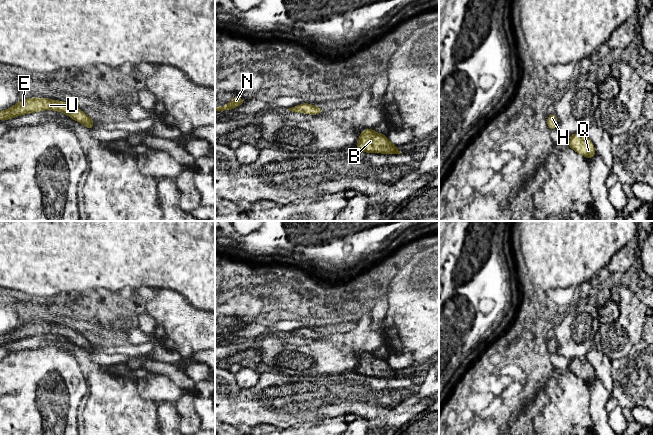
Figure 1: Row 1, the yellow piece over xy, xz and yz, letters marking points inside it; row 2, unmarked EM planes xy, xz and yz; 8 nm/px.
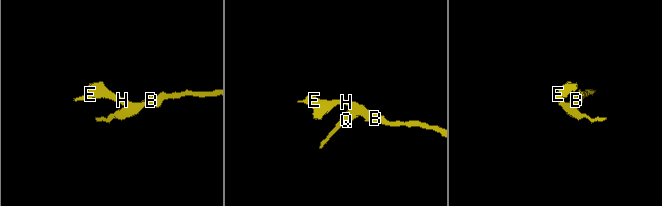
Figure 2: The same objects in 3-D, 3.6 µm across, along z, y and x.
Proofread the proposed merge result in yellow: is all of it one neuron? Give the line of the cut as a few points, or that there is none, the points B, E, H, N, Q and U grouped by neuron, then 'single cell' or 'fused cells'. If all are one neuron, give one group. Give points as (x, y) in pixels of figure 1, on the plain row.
no cut; B E H N Q U; single cell

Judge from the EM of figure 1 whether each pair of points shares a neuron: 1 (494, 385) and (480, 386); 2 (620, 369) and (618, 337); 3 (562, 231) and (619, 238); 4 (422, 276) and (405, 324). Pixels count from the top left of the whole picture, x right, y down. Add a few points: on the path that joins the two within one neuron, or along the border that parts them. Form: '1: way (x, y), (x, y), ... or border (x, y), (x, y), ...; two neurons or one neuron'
1: way (491, 385), (483, 385); one neuron
2: border (637, 343), (626, 355), (612, 361); two neurons
3: way (576, 231), (605, 231); one neuron
4: way (422, 288), (422, 307), (417, 312); one neuron

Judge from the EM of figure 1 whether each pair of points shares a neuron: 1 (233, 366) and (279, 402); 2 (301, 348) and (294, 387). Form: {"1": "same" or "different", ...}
{"1": "different", "2": "different"}

